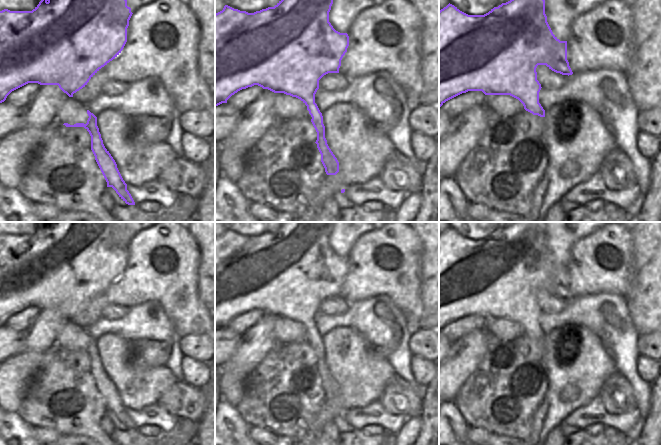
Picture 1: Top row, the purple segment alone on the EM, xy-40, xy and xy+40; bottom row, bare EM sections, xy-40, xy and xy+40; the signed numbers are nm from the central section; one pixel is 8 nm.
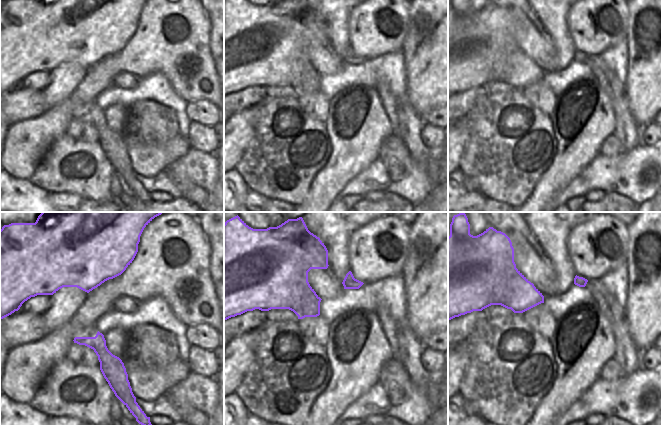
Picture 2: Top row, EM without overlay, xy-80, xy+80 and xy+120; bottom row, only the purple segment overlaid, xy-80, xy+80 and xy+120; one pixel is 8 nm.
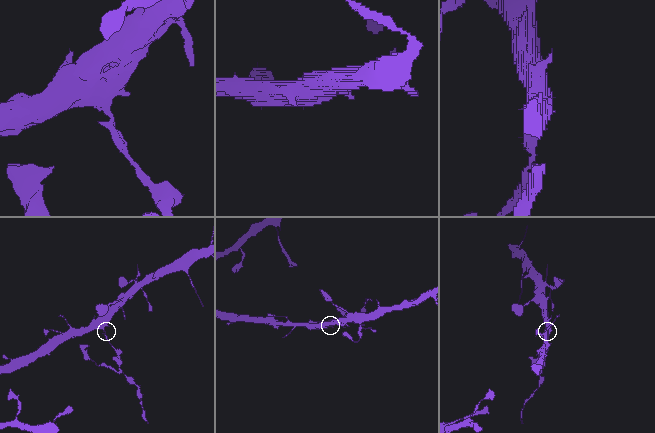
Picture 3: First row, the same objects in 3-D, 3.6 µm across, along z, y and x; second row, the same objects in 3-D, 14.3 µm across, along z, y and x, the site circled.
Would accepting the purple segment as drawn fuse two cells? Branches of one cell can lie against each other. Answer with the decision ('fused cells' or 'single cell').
fused cells

